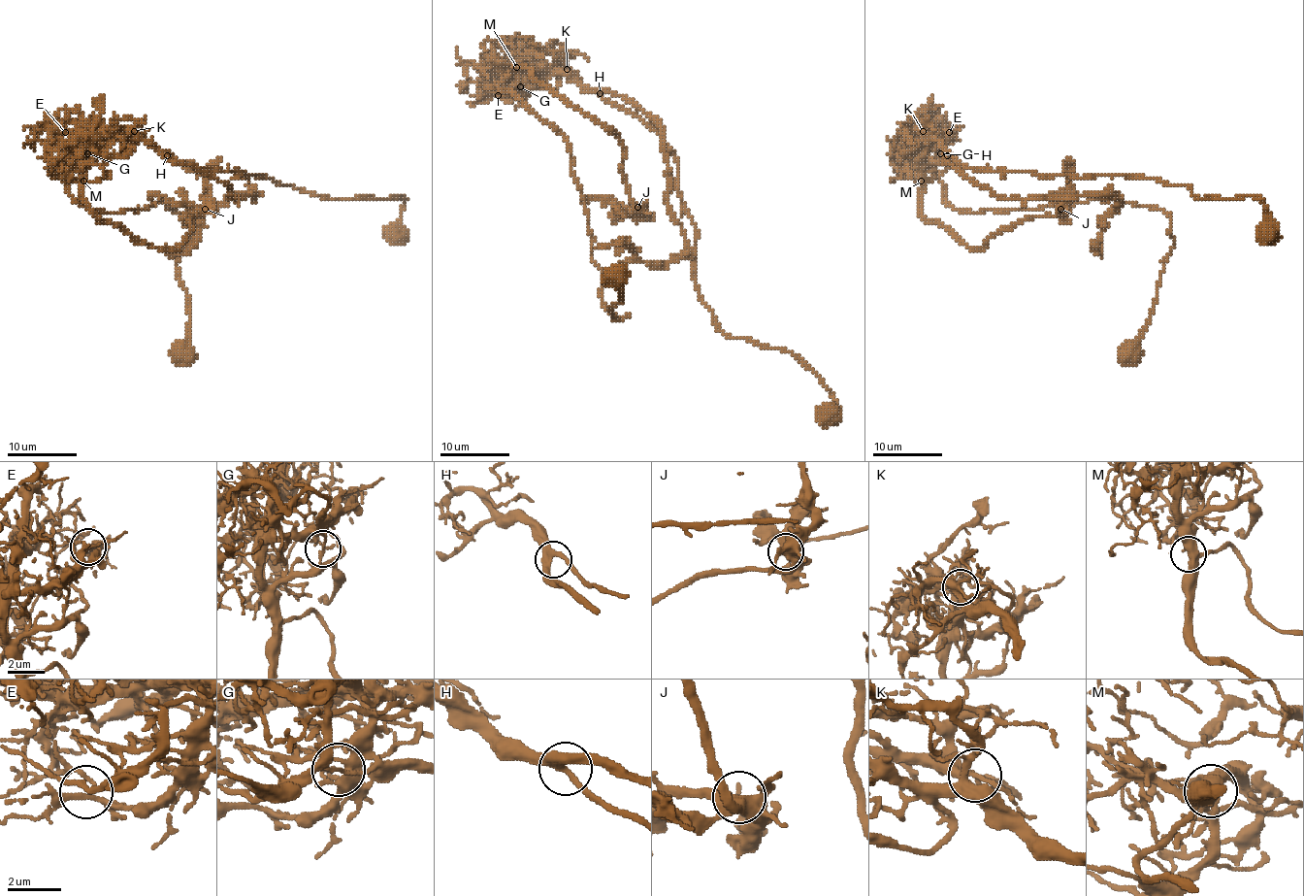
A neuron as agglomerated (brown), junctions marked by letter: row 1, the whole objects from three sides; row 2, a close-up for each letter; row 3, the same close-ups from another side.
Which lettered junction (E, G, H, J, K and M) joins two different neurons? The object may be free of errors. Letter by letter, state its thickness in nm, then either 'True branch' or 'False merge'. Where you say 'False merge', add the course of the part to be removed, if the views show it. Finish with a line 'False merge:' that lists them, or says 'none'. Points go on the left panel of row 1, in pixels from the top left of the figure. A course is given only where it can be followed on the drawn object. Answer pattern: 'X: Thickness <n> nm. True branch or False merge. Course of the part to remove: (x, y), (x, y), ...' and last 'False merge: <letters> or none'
E: Thickness 170 nm. True branch
G: Thickness 140 nm. False merge. Course of the part to remove: (87, 153), (112, 136), (146, 140), (182, 163), (262, 174), (329, 198), (402, 196), (402, 229), (391, 243)
H: Thickness 320 nm. True branch
J: Thickness 460 nm. True branch
K: Thickness 320 nm. True branch
M: Thickness 440 nm. True branch
False merge: G

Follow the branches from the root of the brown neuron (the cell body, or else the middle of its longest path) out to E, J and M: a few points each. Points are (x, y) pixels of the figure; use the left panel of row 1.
E: (182, 352), (177, 258), (196, 224), (160, 200), (83, 207), (65, 181), (92, 148), (65, 132)
J: (182, 352), (177, 258), (196, 224), (160, 200), (94, 212), (65, 181), (99, 220), (160, 248), (205, 209)
M: (182, 352), (189, 298), (177, 258), (196, 224), (160, 200), (139, 211), (89, 211), (65, 182), (83, 181)

